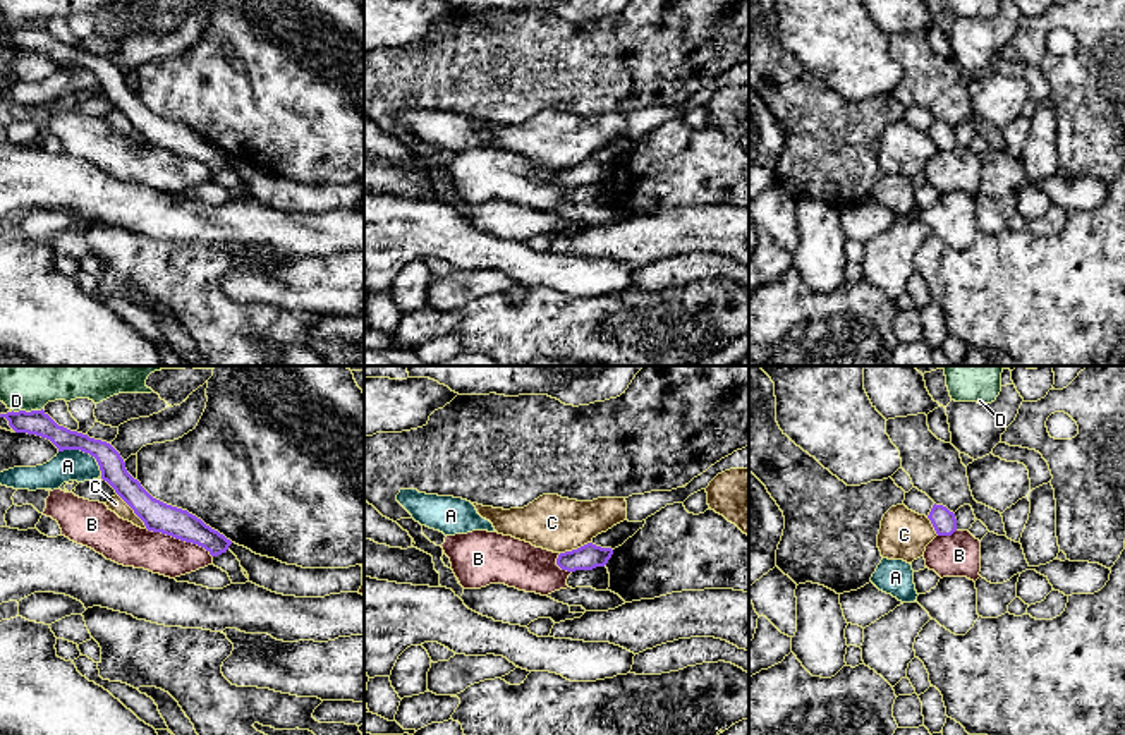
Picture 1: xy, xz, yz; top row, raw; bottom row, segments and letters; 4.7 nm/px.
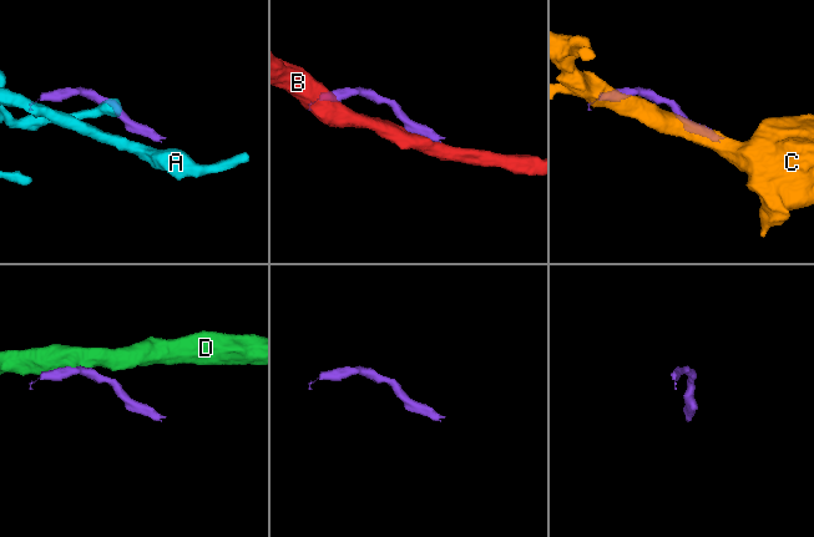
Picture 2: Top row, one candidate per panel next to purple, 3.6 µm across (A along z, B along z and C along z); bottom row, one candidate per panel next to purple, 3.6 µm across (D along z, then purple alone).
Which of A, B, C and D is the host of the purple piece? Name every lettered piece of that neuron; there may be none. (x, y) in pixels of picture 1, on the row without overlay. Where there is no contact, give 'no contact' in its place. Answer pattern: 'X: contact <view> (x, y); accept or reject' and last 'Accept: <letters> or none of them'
A: contact xy (85, 67); reject
B: contact xy (179, 153); reject
C: contact xy (133, 124); reject
D: contact xy (24, 26); reject
Accept: none of them

